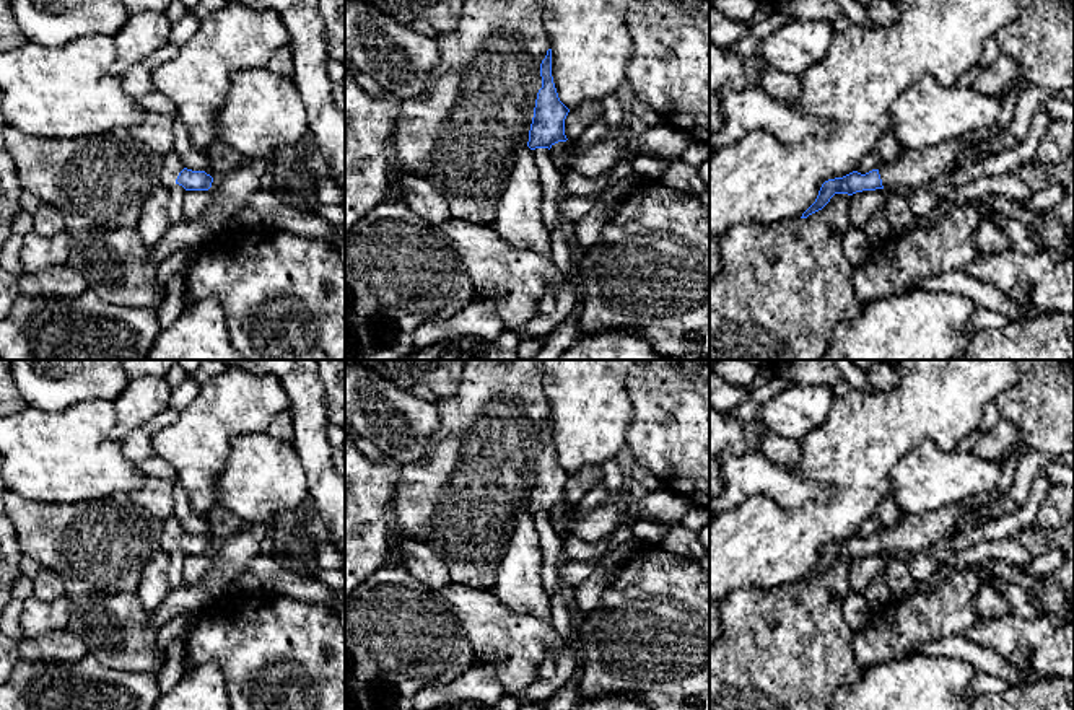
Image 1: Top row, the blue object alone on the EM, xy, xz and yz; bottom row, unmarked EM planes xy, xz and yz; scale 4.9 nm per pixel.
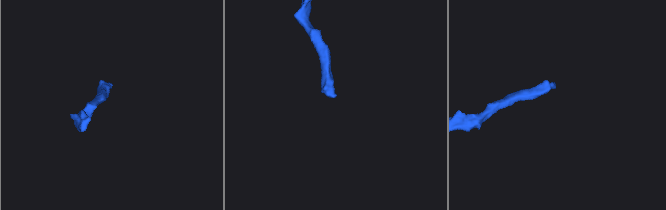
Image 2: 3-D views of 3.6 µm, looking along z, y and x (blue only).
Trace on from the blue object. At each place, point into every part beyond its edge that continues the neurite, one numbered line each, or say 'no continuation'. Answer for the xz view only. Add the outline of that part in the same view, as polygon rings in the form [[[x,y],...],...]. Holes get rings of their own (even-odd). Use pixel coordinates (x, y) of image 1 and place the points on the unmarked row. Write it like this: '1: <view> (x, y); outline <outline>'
no continuation

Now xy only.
1: xy (173, 530); outline [[[172,515],[164,521],[164,529],[161,536],[161,547],[166,550],[176,549],[176,544],[179,537],[184,534],[184,528],[177,521],[177,518]]]

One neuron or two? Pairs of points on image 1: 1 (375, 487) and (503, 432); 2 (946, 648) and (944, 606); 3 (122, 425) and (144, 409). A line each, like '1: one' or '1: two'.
1: two
2: two
3: one

